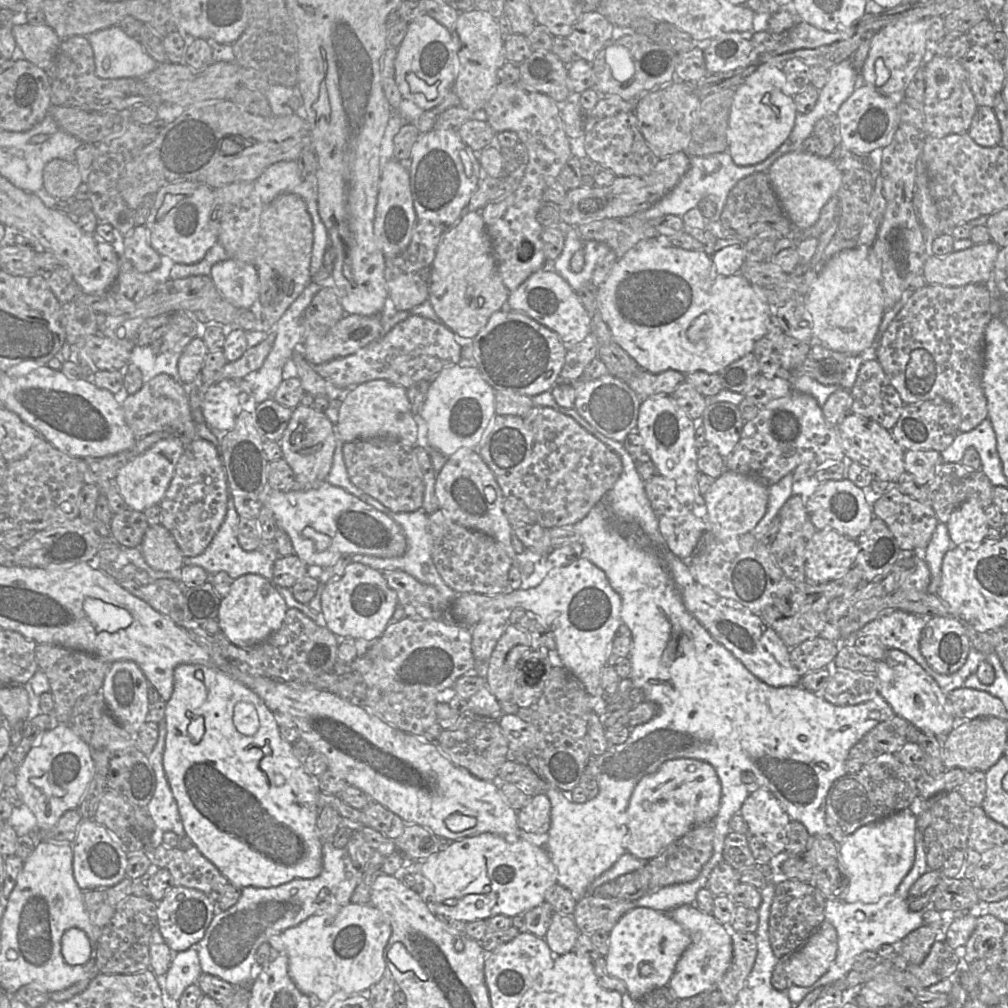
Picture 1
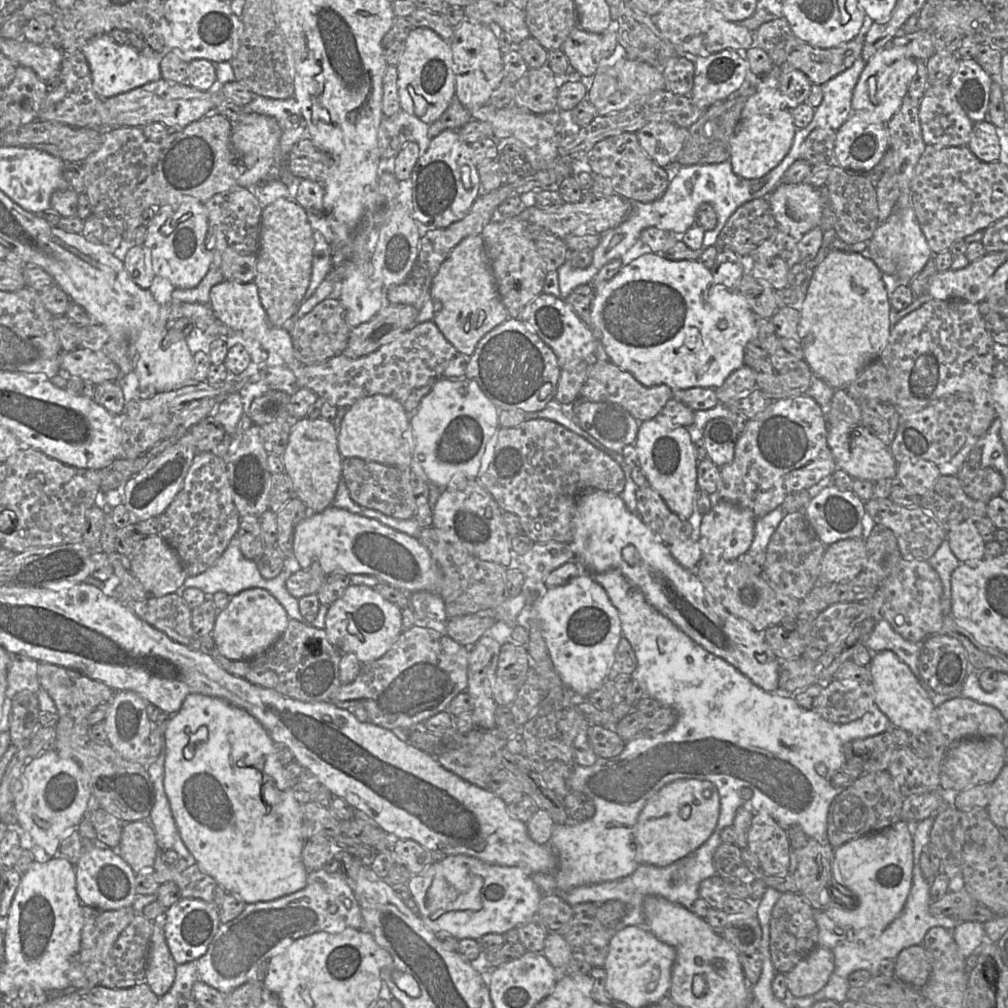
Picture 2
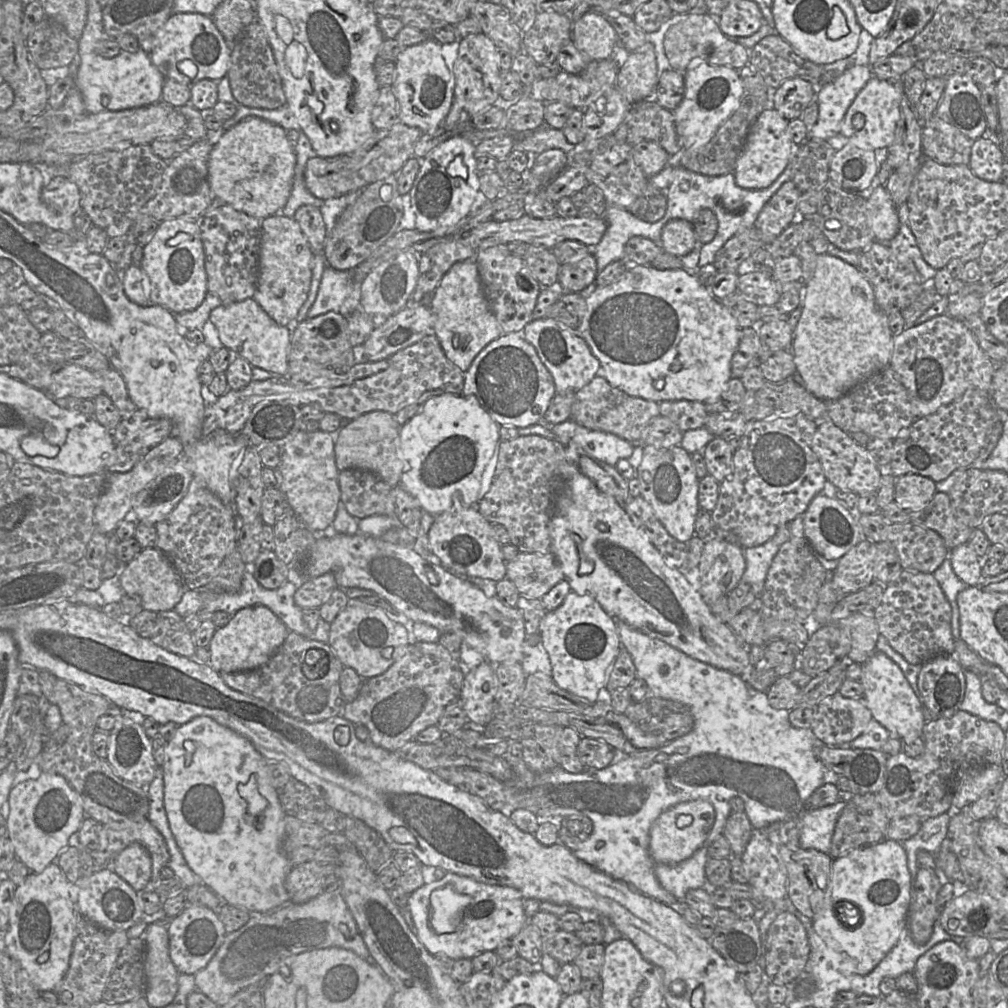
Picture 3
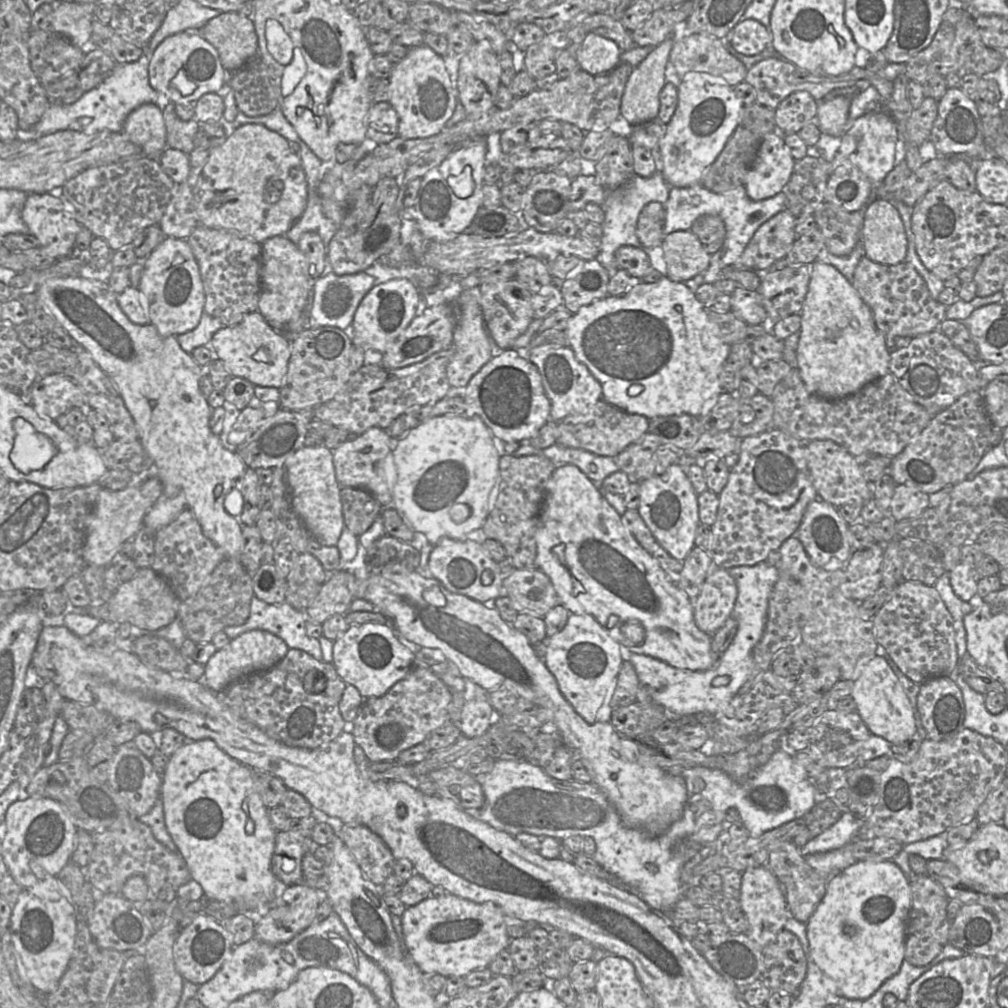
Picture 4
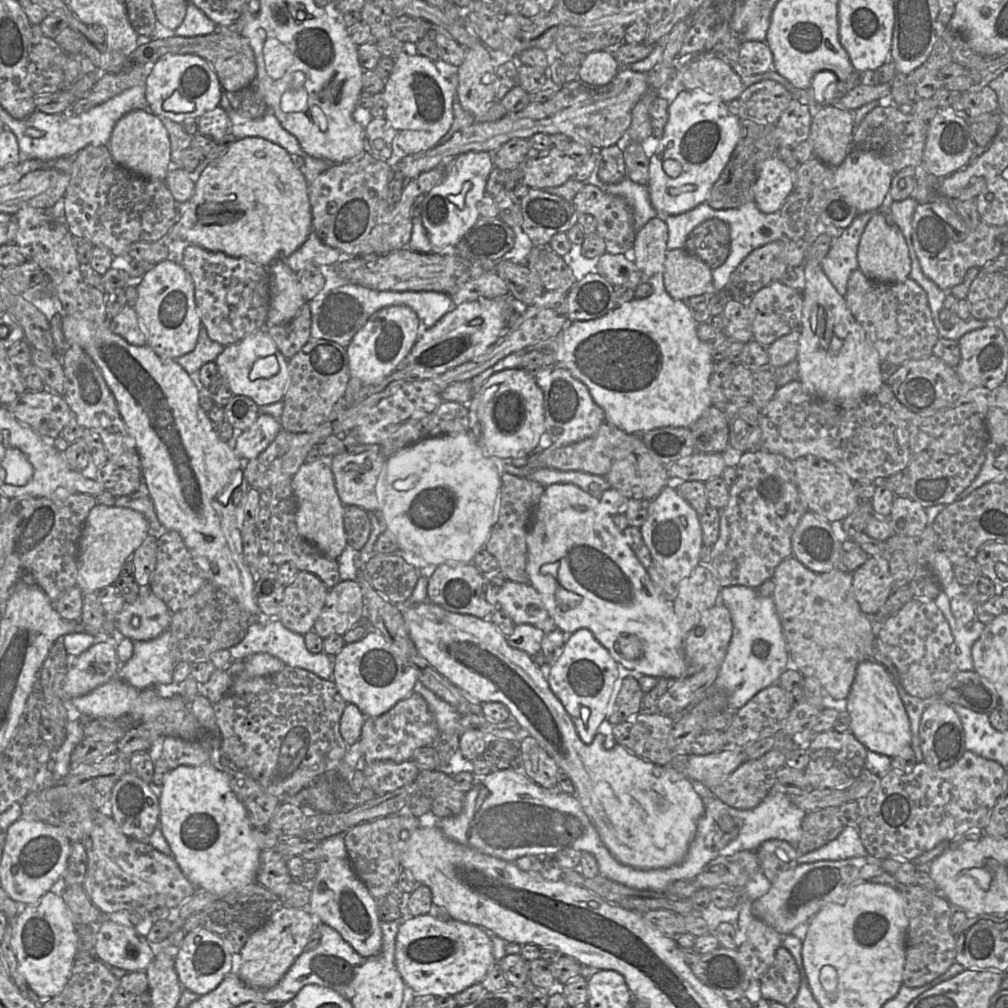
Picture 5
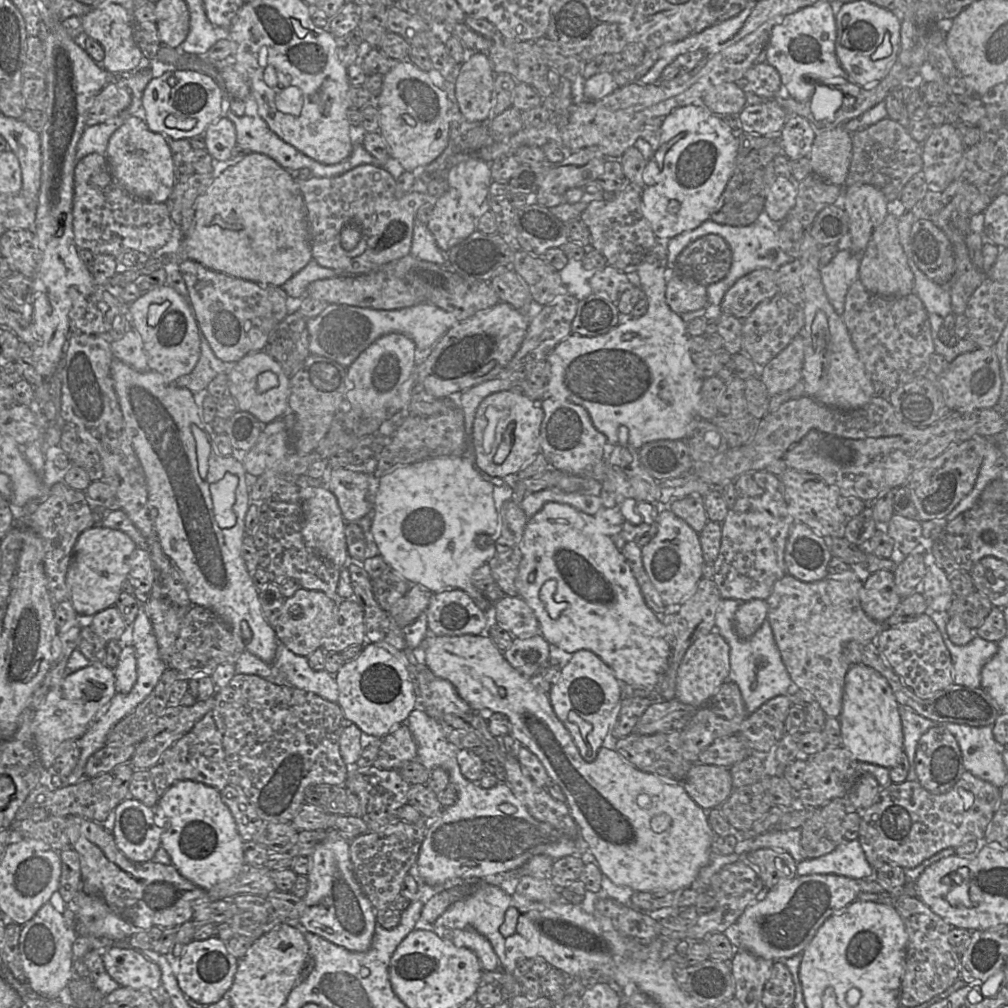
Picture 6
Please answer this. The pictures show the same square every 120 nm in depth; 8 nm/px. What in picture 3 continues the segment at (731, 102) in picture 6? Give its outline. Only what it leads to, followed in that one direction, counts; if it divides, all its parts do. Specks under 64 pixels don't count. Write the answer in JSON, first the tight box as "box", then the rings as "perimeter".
{"box":[663,13,750,73],"perimeter":[[[673,13],[666,22],[663,47],[671,68],[685,73],[687,69],[707,62],[739,71],[749,63],[750,50],[732,41],[719,28],[719,18],[707,14]]]}

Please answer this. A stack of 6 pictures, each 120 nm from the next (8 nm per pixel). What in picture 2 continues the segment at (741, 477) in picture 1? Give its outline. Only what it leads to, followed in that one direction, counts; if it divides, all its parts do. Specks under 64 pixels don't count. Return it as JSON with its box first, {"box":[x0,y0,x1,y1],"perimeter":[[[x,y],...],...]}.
{"box":[699,500,757,560],"perimeter":[[[714,500],[710,511],[701,516],[699,543],[702,558],[704,560],[742,560],[753,541],[756,520],[757,517],[748,508],[726,501]]]}

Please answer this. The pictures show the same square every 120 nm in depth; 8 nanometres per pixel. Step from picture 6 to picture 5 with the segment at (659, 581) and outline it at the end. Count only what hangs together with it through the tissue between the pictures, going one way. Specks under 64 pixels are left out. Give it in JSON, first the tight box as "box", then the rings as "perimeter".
{"box":[640,485,703,585],"perimeter":[[[667,485],[651,500],[647,519],[640,530],[653,561],[674,585],[679,585],[699,565],[703,546],[700,516],[675,487]]]}

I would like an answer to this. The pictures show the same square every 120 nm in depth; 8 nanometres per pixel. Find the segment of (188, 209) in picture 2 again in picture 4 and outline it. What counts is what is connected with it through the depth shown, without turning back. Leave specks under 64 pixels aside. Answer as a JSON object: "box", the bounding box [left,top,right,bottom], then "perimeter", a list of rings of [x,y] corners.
{"box":[138,237,205,336],"perimeter":[[[166,237],[144,261],[138,289],[148,304],[148,318],[161,336],[175,336],[192,331],[204,313],[205,293],[198,263],[186,239]]]}

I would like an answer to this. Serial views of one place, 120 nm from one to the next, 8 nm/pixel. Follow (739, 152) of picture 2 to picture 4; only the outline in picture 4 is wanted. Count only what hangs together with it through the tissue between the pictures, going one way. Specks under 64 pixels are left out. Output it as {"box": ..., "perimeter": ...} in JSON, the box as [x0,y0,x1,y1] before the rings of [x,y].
{"box":[744,131,794,201],"perimeter":[[[779,131],[766,134],[757,153],[756,162],[746,176],[744,188],[748,197],[753,201],[762,201],[783,191],[793,173],[794,162],[784,142],[784,135]]]}

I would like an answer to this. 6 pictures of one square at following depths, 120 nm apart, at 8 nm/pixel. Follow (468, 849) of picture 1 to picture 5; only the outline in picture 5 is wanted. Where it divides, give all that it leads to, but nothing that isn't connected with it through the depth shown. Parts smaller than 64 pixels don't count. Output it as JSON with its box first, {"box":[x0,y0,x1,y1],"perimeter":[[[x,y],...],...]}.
{"box":[395,913,495,996],"perimeter":[[[428,913],[406,920],[398,930],[395,965],[405,985],[412,988],[415,996],[455,996],[471,985],[482,983],[495,962],[492,940],[489,933],[476,925],[453,919],[443,921]]]}

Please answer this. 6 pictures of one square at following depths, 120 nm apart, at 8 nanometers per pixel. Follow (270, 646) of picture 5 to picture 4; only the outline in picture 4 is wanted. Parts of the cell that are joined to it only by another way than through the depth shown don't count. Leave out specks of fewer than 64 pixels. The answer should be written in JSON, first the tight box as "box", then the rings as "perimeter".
{"box":[224,595,323,661],"perimeter":[[[254,595],[247,621],[242,625],[226,627],[224,632],[232,640],[246,631],[264,630],[282,639],[288,648],[302,650],[316,660],[323,661],[318,639],[306,633],[305,623],[308,619],[303,611],[293,608],[286,601],[267,604]]]}

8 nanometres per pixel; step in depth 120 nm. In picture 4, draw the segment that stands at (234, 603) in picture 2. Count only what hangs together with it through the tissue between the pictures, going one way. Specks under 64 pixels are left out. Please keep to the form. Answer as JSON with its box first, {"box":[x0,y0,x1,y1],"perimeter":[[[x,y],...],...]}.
{"box":[197,629,288,693],"perimeter":[[[257,629],[246,631],[230,640],[224,648],[215,651],[205,665],[202,678],[197,681],[215,693],[220,692],[247,675],[271,669],[285,657],[288,649],[282,639],[270,632]]]}

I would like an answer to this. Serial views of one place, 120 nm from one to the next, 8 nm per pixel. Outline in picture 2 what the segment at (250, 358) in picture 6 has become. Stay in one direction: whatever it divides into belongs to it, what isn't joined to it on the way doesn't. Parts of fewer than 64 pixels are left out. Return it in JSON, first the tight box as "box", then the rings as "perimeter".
{"box":[210,280,303,374],"perimeter":[[[223,280],[210,291],[210,306],[219,322],[239,333],[247,340],[257,342],[266,352],[276,352],[285,365],[295,374],[303,365],[295,356],[292,338],[285,328],[273,326],[260,301],[257,285],[254,281],[241,283]]]}

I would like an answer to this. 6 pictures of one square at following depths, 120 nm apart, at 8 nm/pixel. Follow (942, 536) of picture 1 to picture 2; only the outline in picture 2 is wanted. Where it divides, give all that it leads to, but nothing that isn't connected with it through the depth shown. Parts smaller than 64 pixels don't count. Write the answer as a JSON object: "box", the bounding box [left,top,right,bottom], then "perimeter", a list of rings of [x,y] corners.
{"box":[927,538,960,616],"perimeter":[[[947,538],[941,543],[935,554],[927,562],[938,573],[943,585],[941,598],[943,614],[952,616],[951,575],[959,566],[960,562],[952,552]]]}

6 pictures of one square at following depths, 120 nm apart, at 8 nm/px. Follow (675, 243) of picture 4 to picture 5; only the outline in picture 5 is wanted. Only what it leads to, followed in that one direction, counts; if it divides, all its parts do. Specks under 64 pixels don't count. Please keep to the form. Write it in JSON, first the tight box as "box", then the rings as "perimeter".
{"box":[663,248,716,300],"perimeter":[[[685,248],[666,252],[663,277],[666,291],[677,300],[716,292],[712,269]]]}

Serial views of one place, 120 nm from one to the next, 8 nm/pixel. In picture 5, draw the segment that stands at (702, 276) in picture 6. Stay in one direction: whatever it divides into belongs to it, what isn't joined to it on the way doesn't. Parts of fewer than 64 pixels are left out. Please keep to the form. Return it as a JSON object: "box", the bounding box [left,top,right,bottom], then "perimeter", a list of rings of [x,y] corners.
{"box":[684,218,730,270],"perimeter":[[[718,218],[708,219],[693,229],[684,248],[712,270],[716,269],[725,263],[730,253],[729,226]]]}

